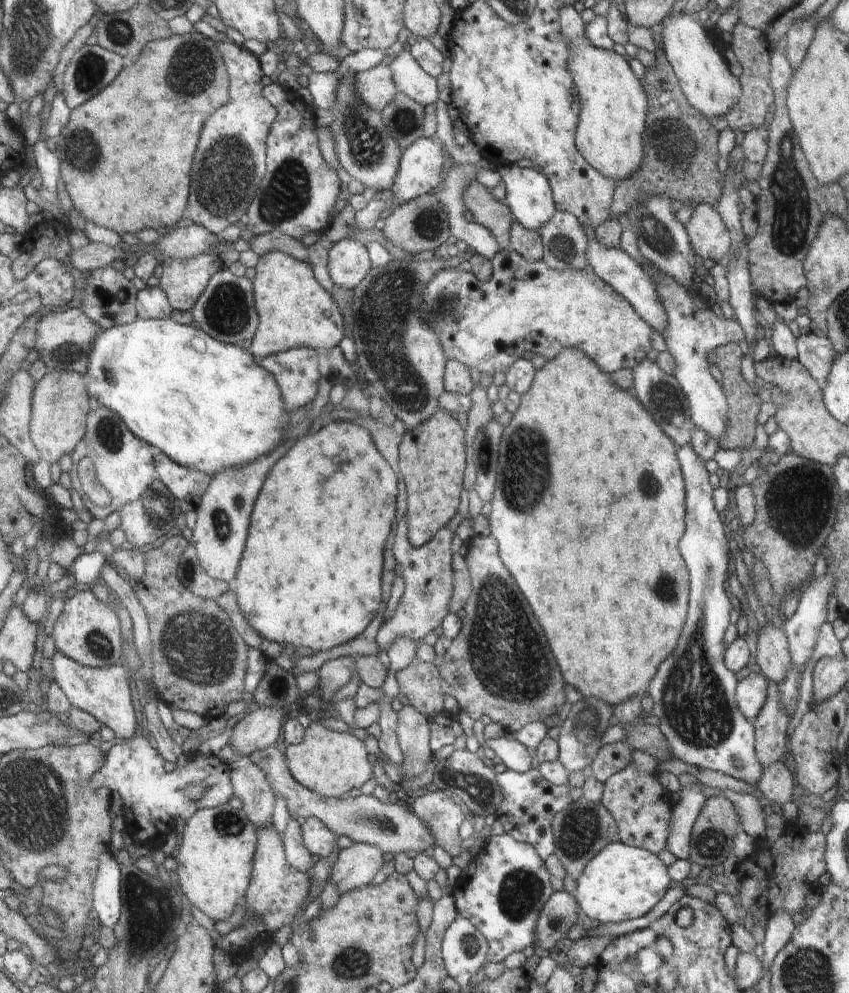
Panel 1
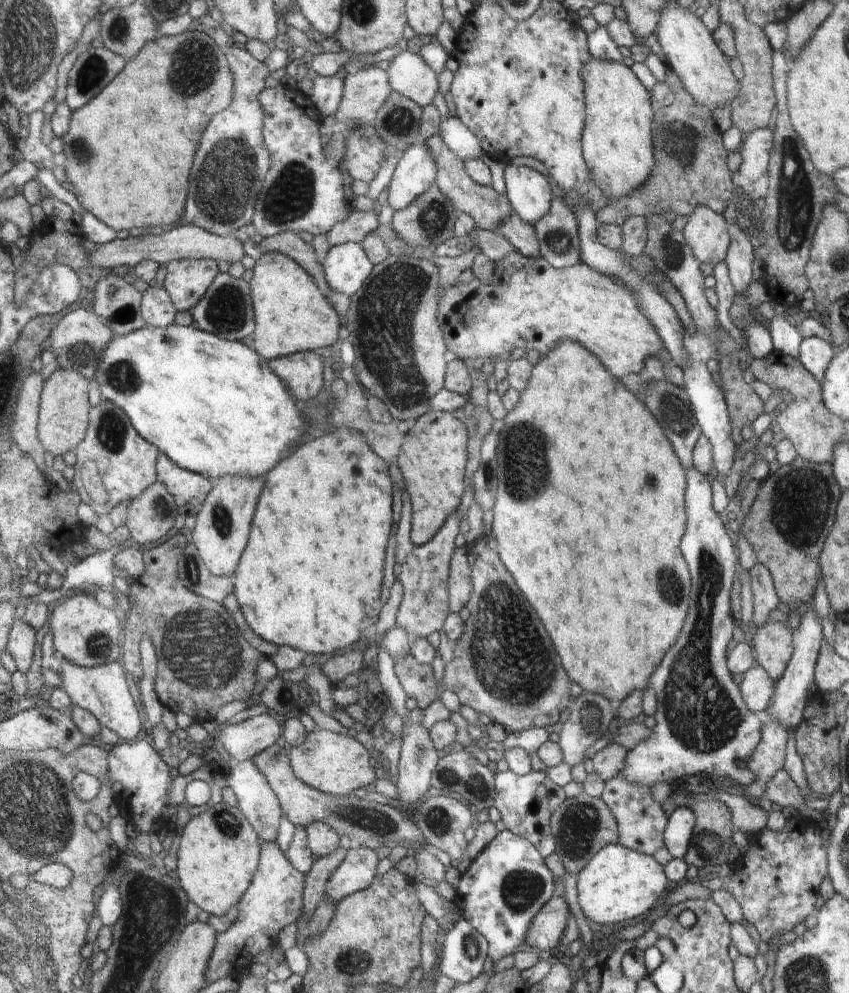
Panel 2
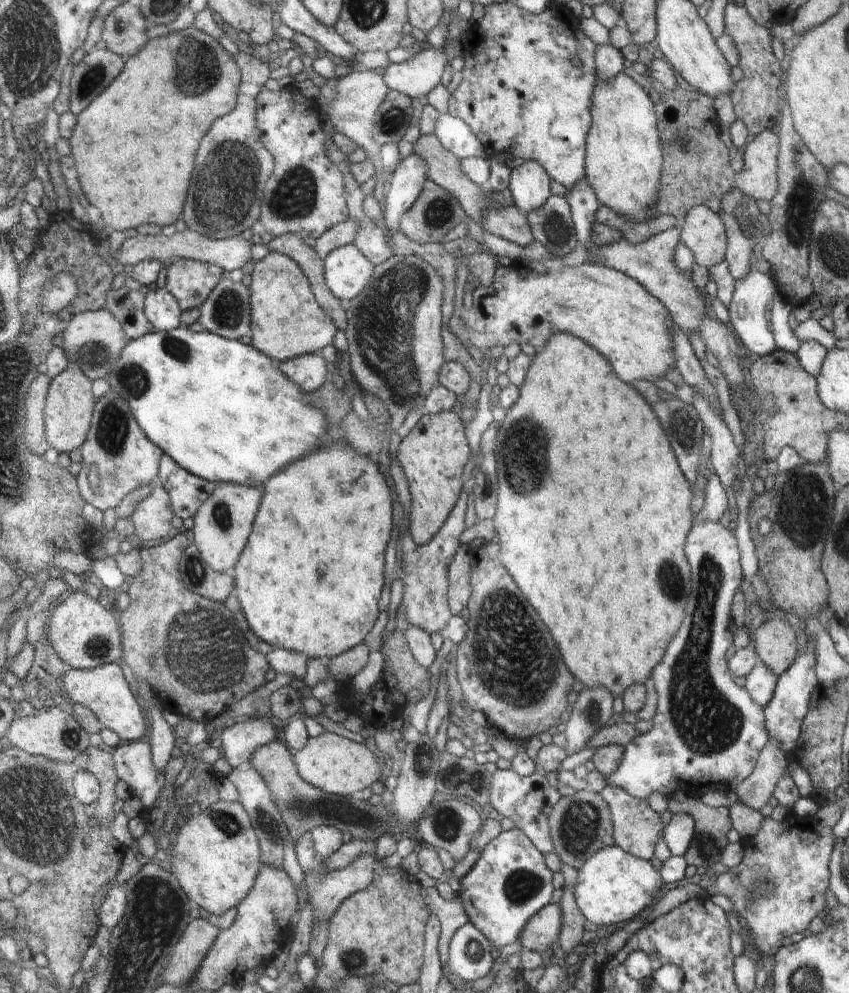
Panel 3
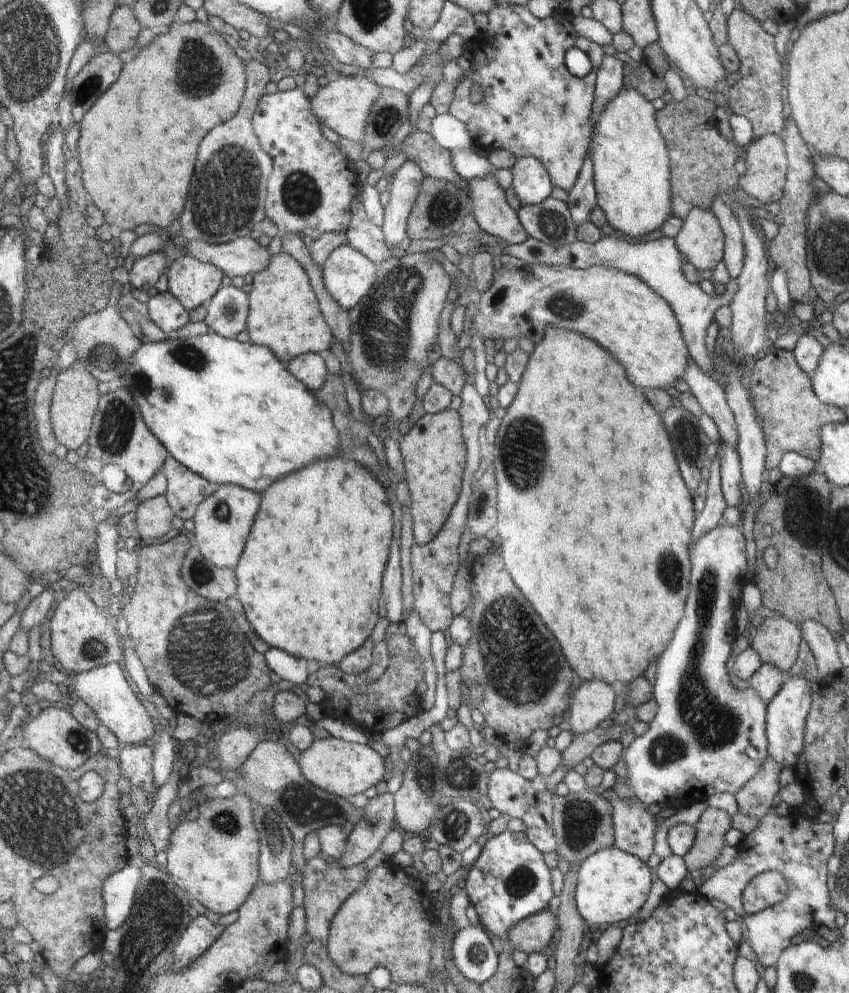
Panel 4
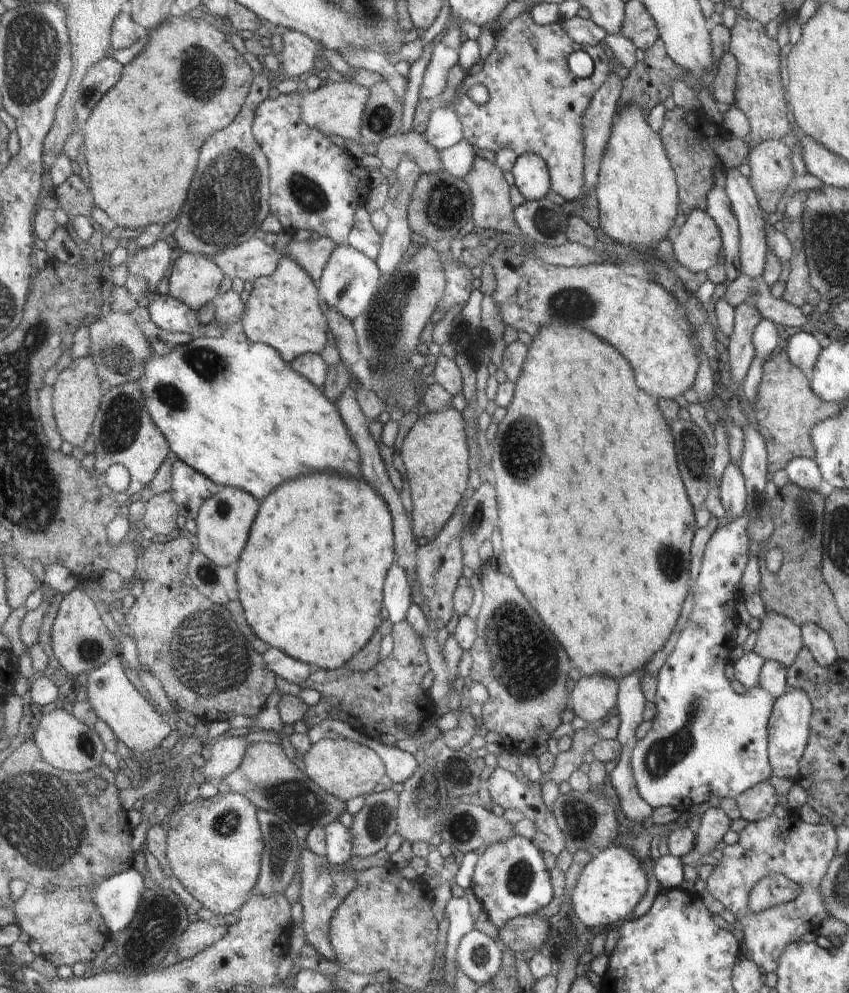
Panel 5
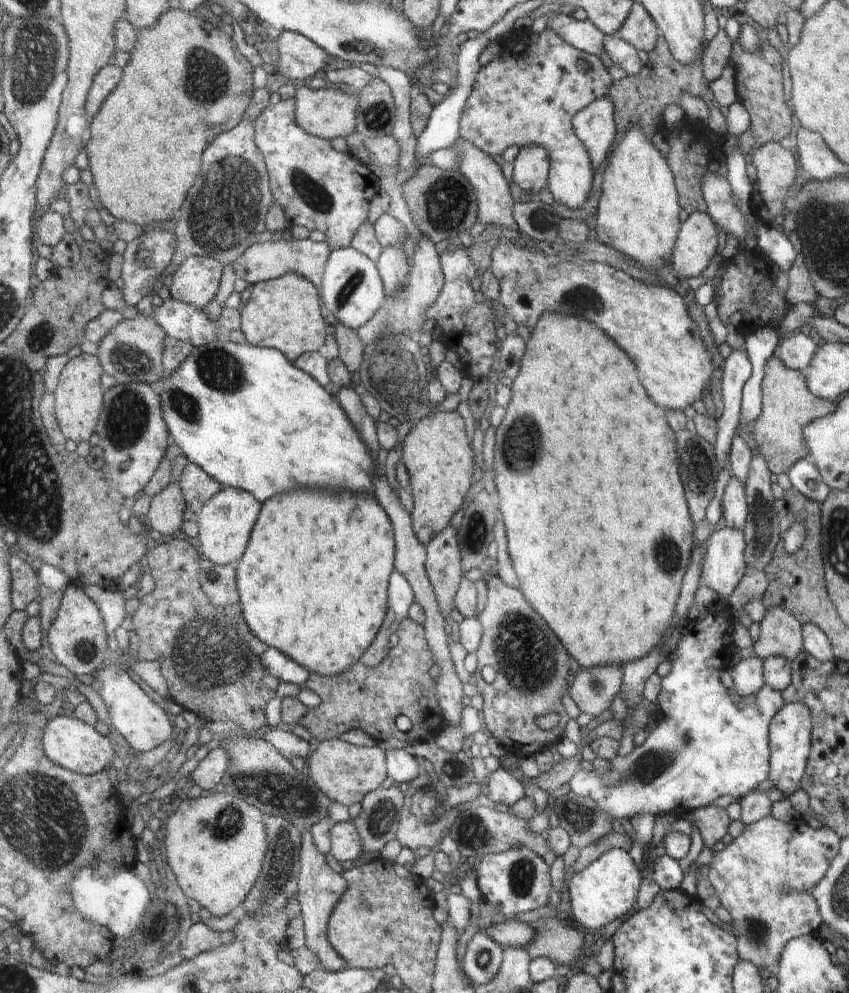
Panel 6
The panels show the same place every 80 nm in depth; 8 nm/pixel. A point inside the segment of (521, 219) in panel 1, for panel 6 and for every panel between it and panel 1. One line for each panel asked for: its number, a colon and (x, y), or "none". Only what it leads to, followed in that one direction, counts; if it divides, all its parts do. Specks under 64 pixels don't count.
2: (528, 191)
3: (528, 182)
4: (531, 183)
5: (530, 171)
6: (530, 171)

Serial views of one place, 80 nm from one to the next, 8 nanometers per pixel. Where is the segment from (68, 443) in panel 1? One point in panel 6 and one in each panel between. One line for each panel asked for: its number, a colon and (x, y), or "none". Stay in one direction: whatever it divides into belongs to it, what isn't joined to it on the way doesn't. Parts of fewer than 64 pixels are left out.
2: (63, 416)
3: (69, 405)
4: (75, 397)
5: (76, 393)
6: (78, 397)

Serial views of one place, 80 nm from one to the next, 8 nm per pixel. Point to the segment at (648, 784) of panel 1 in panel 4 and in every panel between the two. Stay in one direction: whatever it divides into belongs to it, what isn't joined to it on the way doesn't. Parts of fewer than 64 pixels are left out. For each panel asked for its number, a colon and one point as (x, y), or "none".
2: (641, 823)
3: (637, 827)
4: (633, 825)

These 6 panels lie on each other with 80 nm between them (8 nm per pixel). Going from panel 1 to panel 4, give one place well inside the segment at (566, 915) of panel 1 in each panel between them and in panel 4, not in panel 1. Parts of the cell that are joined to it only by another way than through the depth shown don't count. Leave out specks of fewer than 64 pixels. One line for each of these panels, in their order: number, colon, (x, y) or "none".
2: (548, 927)
3: (543, 930)
4: (531, 935)

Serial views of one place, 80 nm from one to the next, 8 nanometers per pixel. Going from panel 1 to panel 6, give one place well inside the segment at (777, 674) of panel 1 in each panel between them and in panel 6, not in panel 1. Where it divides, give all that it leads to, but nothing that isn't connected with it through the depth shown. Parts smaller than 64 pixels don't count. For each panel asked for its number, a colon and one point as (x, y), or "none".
2: (772, 643)
3: (774, 640)
4: (777, 640)
5: (779, 638)
6: (781, 634)

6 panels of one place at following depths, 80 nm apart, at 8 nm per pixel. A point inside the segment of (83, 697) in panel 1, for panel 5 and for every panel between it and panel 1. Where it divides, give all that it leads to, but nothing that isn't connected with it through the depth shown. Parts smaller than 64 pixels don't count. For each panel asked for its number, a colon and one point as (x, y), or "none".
2: (102, 690)
3: (103, 689)
4: (103, 688)
5: (134, 722)

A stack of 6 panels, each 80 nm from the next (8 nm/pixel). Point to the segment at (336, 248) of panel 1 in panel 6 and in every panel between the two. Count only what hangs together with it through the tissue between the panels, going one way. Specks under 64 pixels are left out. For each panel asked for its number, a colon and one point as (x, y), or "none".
2: (346, 269)
3: (347, 271)
4: (348, 275)
5: (349, 284)
6: (351, 292)

